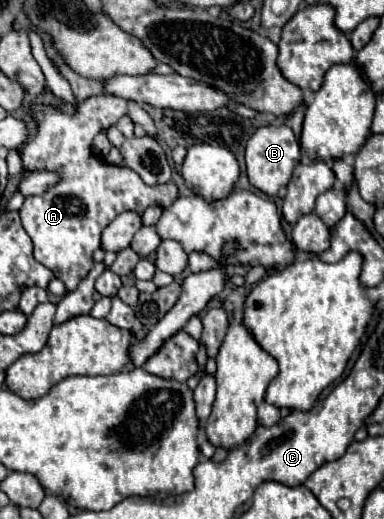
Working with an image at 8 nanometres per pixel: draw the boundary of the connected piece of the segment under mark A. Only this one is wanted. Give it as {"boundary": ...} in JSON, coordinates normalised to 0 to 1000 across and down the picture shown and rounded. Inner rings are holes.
{"boundary":[[[297,183],[229,187],[203,198],[203,214],[193,222],[172,222],[130,206],[89,206],[99,252],[89,268],[57,283],[57,314],[68,326],[151,329],[161,349],[99,380],[68,380],[52,418],[89,468],[94,503],[125,514],[141,534],[172,549],[177,565],[229,534],[245,514],[245,480],[260,476],[260,453],[302,414],[333,403],[375,410],[396,391],[438,399],[464,380],[453,353],[391,360],[370,353],[344,326],[286,318],[240,295],[245,260],[279,252],[323,222],[328,191]]]}

